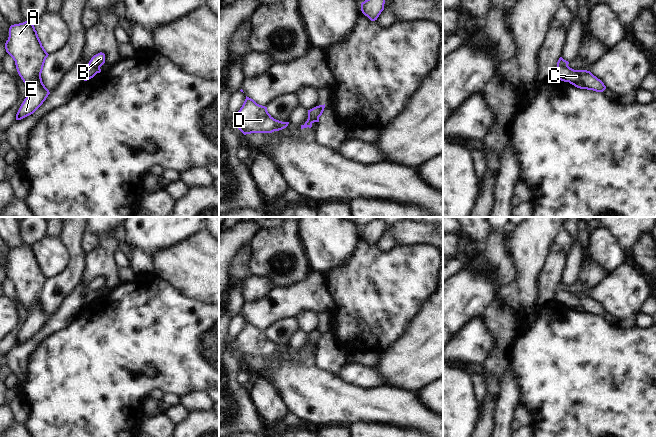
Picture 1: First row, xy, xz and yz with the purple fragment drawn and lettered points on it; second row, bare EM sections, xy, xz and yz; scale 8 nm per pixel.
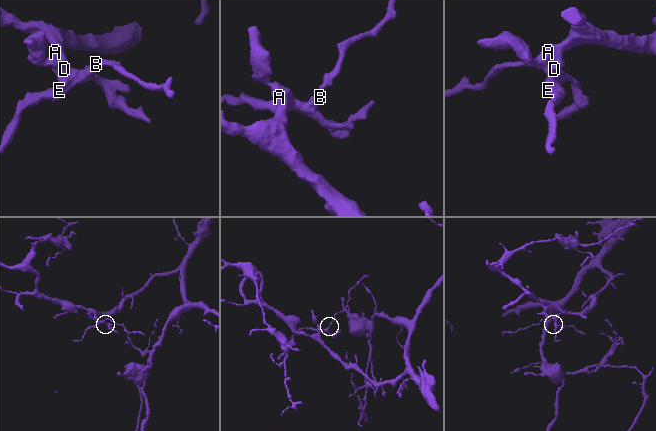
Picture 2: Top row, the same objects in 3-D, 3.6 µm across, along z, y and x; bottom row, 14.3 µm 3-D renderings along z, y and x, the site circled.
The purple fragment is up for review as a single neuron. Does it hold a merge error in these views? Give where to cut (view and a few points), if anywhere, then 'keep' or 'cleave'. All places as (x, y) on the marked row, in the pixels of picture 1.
cut xy (89, 66), (99, 68); cleave

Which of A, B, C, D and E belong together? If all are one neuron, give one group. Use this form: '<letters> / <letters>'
A C D E / B

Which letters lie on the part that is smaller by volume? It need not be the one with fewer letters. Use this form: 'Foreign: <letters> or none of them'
Foreign: B

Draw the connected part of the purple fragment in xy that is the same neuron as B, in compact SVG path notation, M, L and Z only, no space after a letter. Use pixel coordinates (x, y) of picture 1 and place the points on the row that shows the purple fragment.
M100 52L94 55L88 63L89 67L100 68L105 63L105 54Z

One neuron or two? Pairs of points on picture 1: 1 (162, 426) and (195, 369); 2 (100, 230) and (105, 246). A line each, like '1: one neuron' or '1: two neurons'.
1: two neurons
2: two neurons

